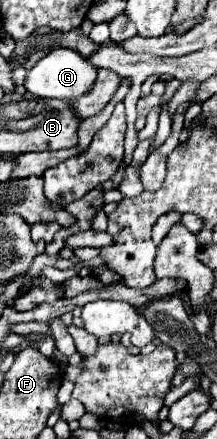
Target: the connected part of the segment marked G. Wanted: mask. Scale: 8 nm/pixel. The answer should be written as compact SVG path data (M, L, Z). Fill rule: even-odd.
M52 49L46 57L42 57L30 71L26 77L26 89L28 93L36 95L36 97L54 97L54 99L80 99L82 95L86 95L94 81L96 81L96 73L98 69L86 59L82 57L78 51L72 49Z

